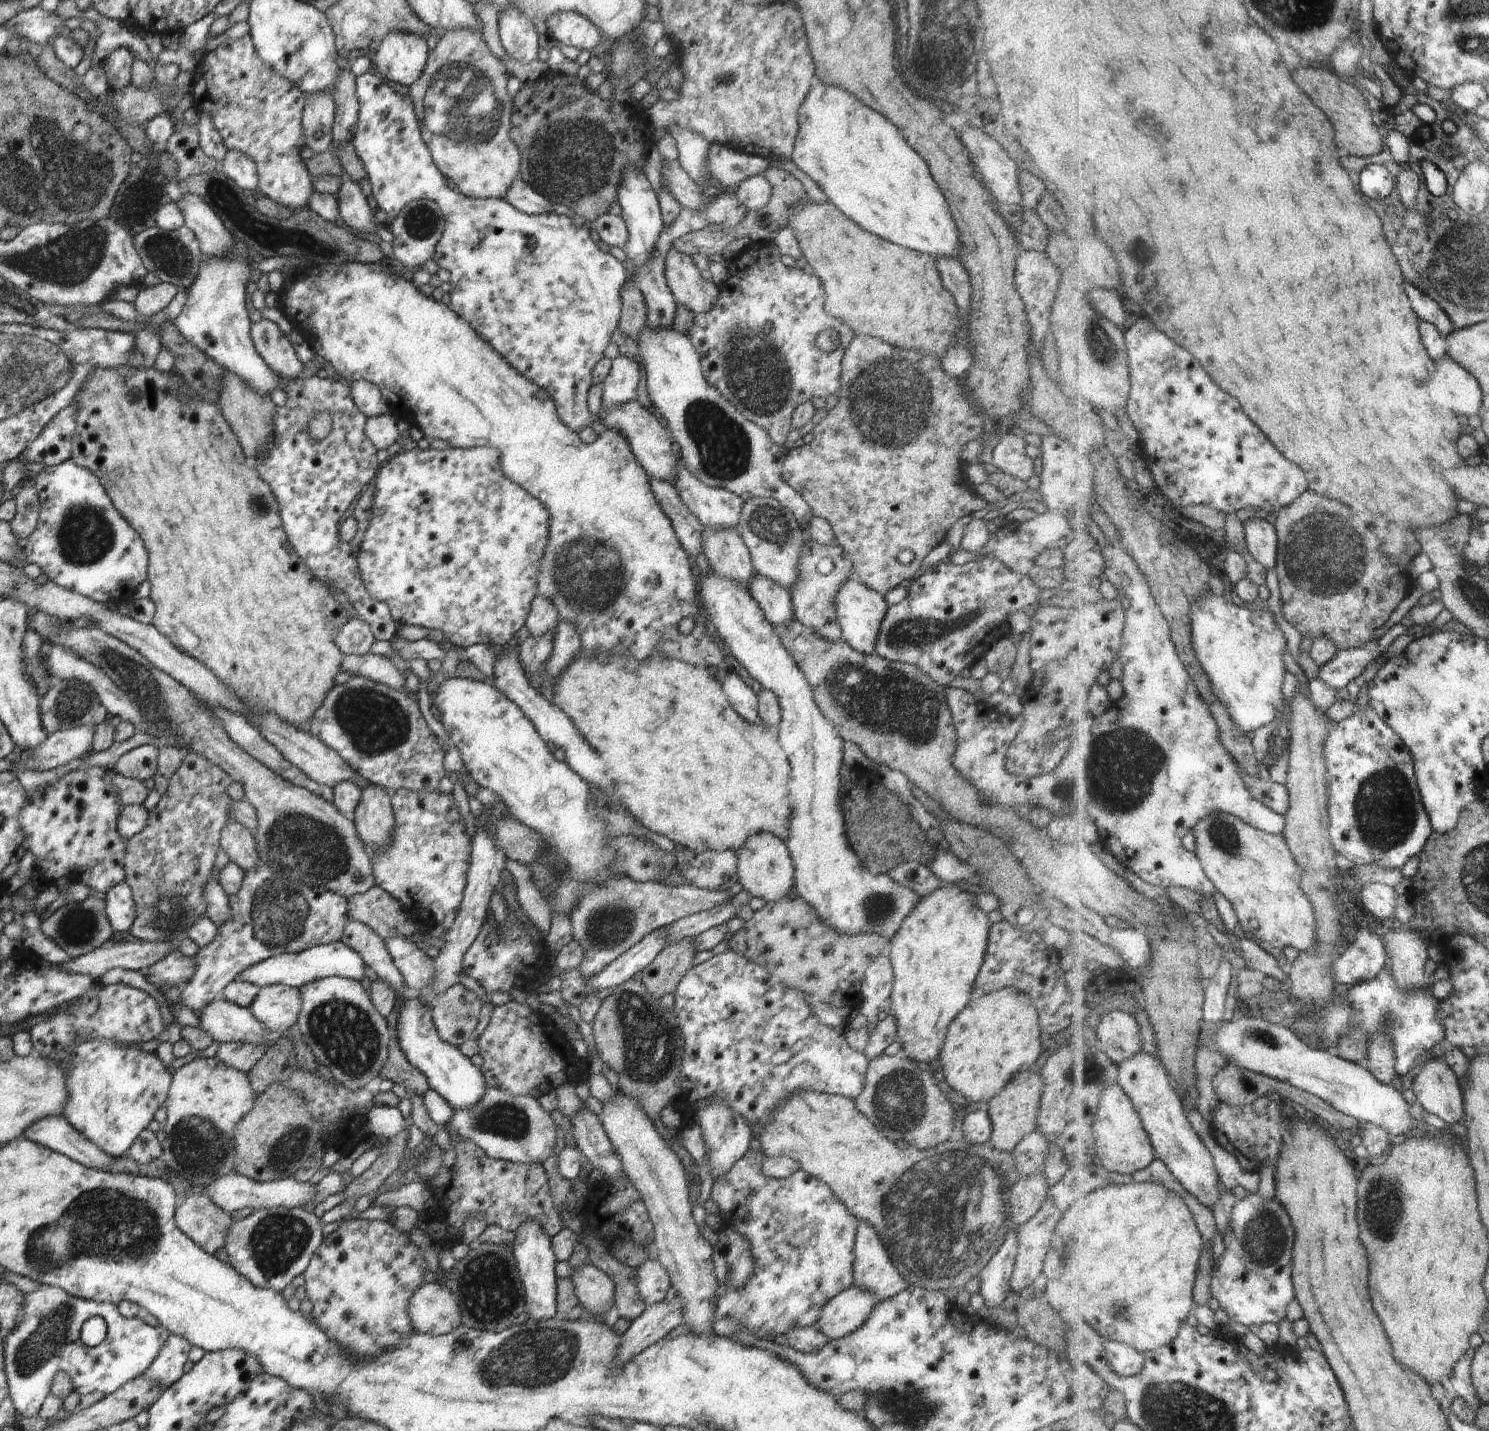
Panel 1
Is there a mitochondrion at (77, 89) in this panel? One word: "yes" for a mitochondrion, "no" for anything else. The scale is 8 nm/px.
no

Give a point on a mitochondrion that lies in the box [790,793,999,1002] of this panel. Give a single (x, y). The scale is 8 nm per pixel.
(878, 909)

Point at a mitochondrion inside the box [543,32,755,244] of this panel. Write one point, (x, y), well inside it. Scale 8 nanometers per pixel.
(639, 42)

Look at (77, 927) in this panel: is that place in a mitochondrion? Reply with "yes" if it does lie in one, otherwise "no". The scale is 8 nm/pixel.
yes

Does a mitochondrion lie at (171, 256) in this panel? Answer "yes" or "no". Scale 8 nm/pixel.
yes

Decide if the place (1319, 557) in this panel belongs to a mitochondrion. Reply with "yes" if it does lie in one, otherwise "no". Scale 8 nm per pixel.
yes

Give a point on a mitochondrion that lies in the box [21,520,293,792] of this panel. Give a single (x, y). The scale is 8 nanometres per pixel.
(133, 677)

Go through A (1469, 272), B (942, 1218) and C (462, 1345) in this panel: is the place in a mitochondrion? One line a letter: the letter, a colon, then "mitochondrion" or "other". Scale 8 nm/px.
A: mitochondrion
B: mitochondrion
C: mitochondrion

